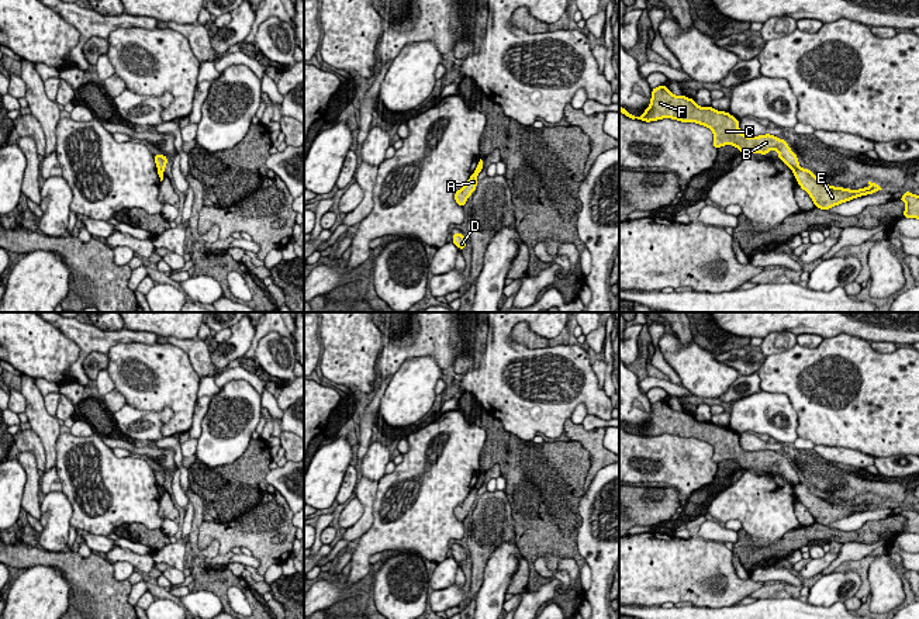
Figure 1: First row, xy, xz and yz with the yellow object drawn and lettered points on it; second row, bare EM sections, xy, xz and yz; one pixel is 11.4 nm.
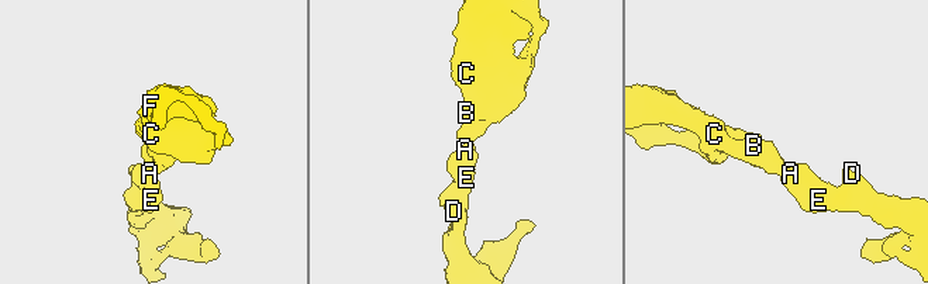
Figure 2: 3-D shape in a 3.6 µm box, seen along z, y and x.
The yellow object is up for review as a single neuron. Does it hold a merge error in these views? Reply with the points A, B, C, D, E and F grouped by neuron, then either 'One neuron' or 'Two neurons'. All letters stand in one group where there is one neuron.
Groups: A D E / B C F. Two neurons

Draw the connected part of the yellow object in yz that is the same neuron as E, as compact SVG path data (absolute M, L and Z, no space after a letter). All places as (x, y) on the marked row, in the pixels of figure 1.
M798 167L794 172L794 176L801 189L809 194L809 197L815 203L815 207L825 211L842 203L850 201L853 198L874 194L882 190L877 183L871 181L868 181L870 184L868 189L863 187L860 190L850 190L835 186L830 187L826 181L818 179L812 173L812 170L808 170L806 167L805 169Z

